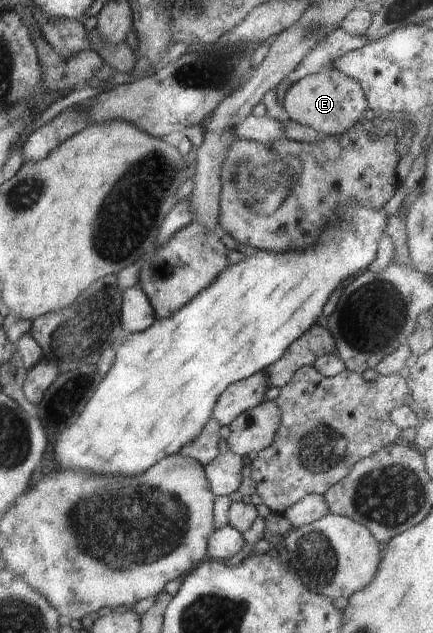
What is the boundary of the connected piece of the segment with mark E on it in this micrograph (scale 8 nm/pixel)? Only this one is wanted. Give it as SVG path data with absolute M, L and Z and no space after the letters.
M331 66L293 83L283 97L282 107L286 119L328 136L345 134L351 128L359 127L363 112L368 110L360 84Z

